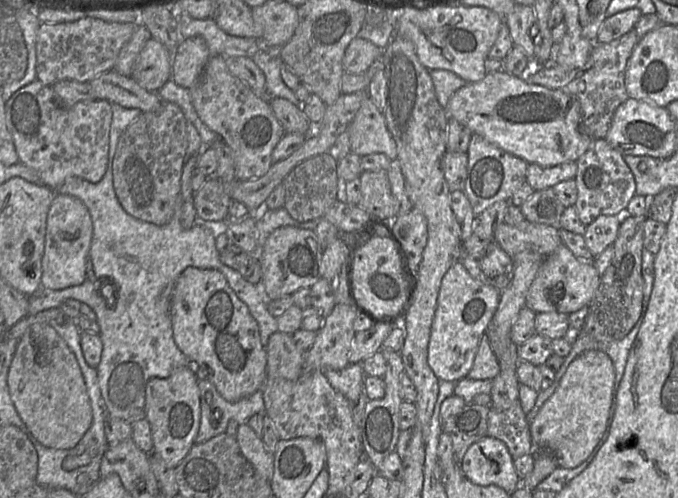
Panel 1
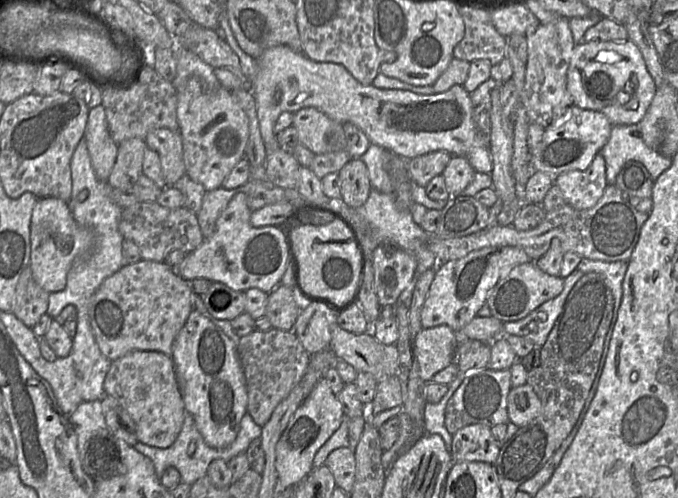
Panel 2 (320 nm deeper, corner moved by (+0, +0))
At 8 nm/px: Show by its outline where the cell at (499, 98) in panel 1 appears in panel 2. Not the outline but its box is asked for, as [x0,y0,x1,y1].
[214,45,493,173]

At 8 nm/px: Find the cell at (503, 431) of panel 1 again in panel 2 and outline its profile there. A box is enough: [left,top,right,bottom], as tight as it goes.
[445,368,512,435]

